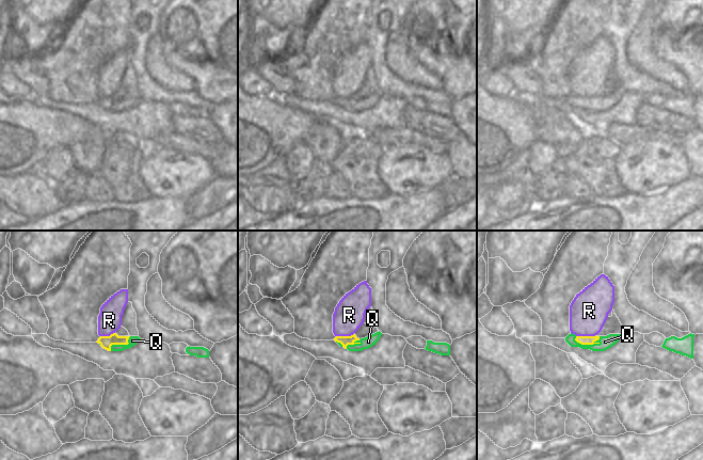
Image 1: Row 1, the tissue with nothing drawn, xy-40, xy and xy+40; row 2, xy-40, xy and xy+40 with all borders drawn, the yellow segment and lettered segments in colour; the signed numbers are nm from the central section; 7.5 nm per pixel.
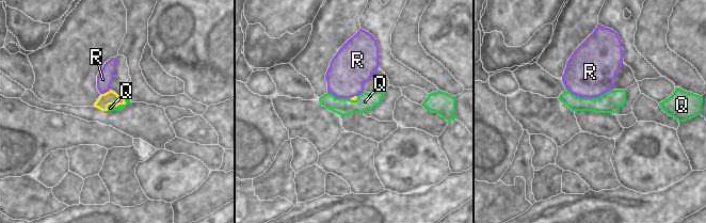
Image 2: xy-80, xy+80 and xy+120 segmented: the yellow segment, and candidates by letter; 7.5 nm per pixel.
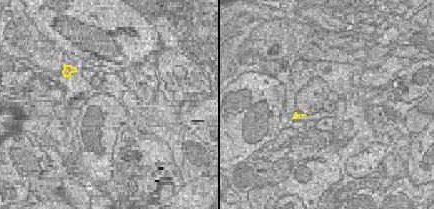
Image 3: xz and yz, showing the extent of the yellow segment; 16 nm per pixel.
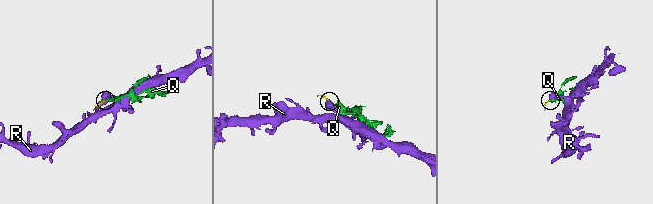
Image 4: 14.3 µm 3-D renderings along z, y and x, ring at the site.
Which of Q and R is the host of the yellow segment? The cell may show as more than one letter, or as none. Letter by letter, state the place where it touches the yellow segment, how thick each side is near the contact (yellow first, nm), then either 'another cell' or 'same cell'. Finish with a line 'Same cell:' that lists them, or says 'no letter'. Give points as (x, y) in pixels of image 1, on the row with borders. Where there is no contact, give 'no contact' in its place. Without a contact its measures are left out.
Q: meets yellow in xy+40 at (587, 344); 60 nm thick on the yellow side, 100 nm on the other; another cell
R: meets yellow in xy+40 at (586, 336); 60 nm thick on the yellow side, 300 nm on the other; another cell
Same cell: no letter

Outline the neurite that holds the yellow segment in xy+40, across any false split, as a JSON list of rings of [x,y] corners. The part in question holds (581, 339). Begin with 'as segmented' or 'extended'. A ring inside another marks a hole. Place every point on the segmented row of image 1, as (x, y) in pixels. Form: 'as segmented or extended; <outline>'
extended; [[[612,310],[612,316],[608,317],[602,331],[595,336],[576,336],[575,340],[581,345],[593,345],[600,344],[597,340],[601,336],[607,336],[609,334],[622,334],[625,330],[623,329],[619,318]]]

